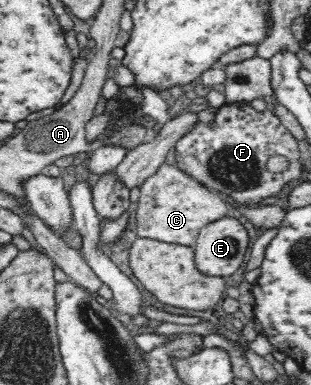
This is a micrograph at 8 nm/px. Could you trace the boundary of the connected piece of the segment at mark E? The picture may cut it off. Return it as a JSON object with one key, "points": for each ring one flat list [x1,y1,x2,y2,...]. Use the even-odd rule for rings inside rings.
{"points":[[226,216,198,234,195,264,206,275,228,277,238,271,248,249,248,233,239,219]]}

